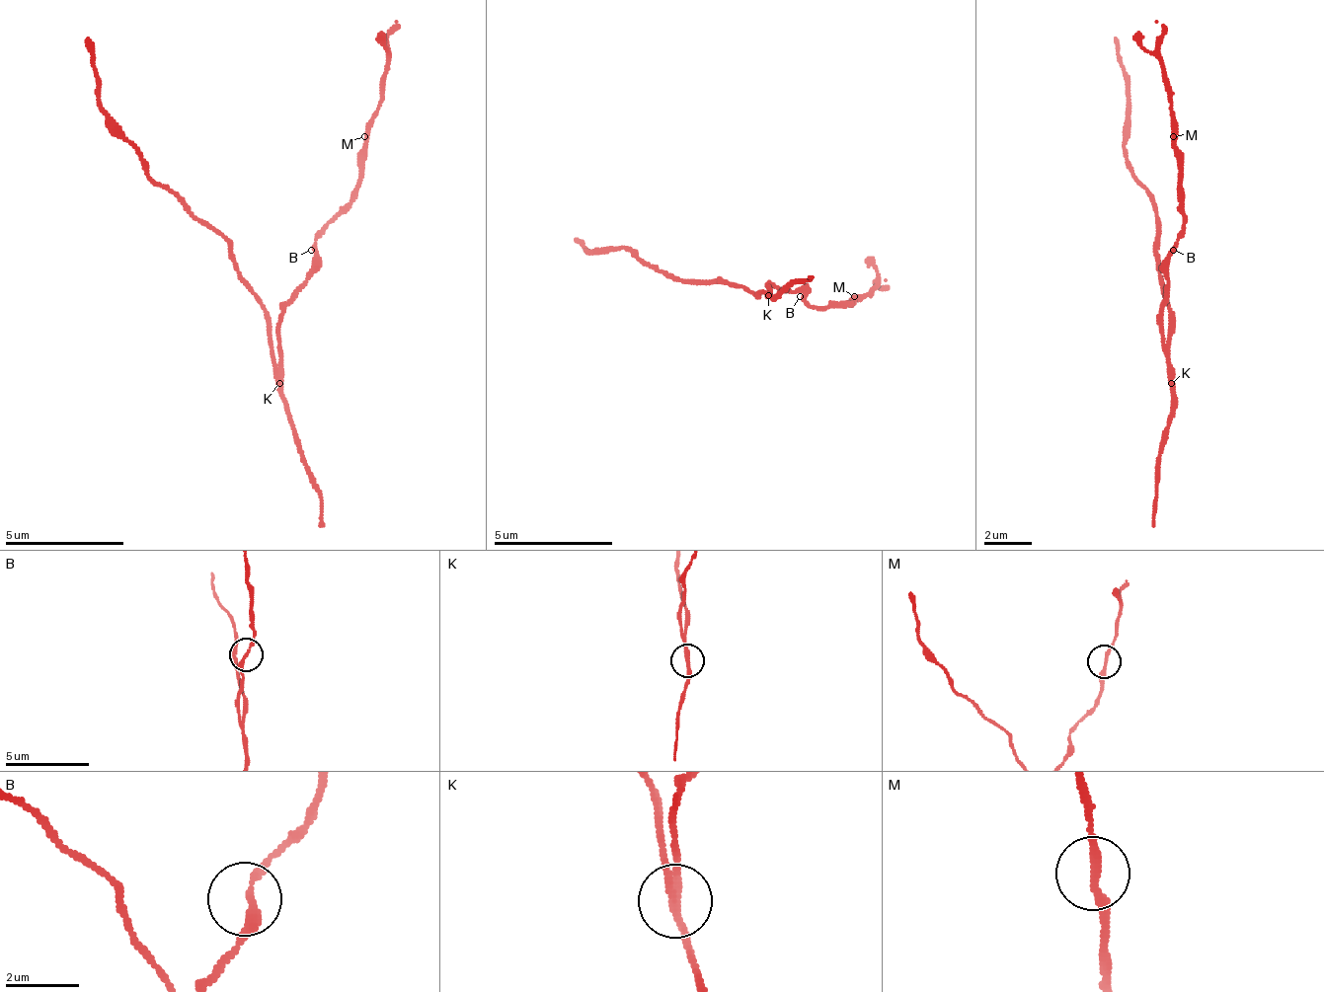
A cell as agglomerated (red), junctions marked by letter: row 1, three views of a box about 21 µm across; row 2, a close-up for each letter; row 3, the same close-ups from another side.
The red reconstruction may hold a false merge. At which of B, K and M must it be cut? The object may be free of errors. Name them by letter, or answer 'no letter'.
K

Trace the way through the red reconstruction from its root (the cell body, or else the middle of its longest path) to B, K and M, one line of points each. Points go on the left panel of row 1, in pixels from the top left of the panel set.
B: (269, 316), (274, 322), (280, 316), (280, 304), (305, 280), (305, 274), (311, 267), (311, 250)
K: (269, 316), (269, 357), (274, 363), (274, 376), (280, 382)
M: (269, 316), (274, 322), (280, 316), (280, 304), (311, 267), (317, 232), (352, 196), (364, 136)

